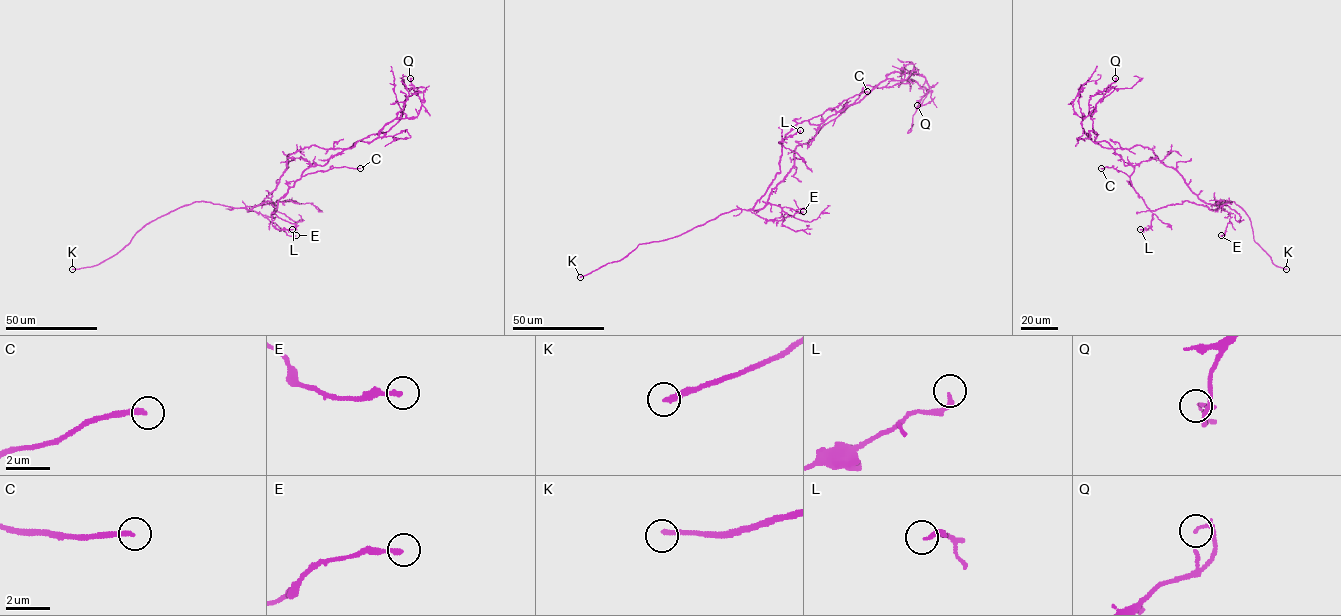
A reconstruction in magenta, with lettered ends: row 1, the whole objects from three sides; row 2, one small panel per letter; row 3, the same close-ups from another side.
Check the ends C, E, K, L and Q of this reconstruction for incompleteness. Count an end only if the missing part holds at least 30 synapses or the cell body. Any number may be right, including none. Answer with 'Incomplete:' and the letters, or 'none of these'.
Incomplete: C, K

